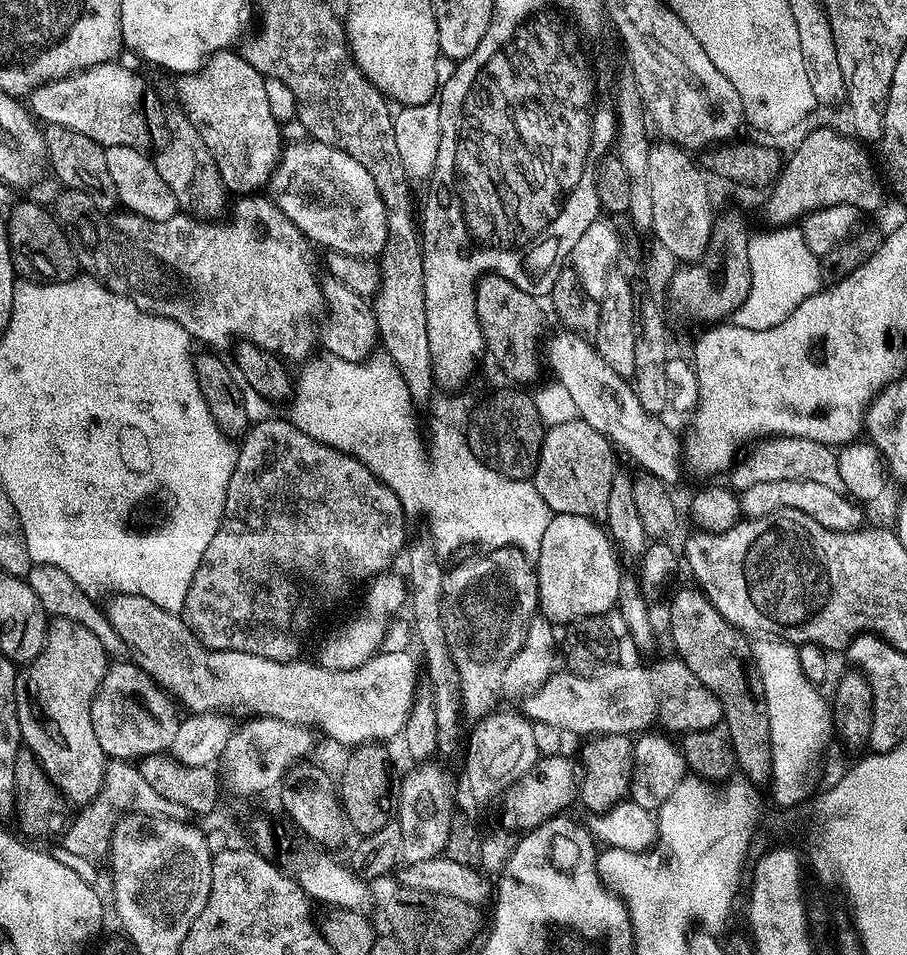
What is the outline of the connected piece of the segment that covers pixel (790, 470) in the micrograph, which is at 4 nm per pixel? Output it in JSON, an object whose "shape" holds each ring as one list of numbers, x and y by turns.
{"shape":[[769,436,757,439,752,446,752,453,731,469,731,483,737,489,743,490,760,482,818,482,818,486,843,489,836,465,837,453,829,445,797,436]]}

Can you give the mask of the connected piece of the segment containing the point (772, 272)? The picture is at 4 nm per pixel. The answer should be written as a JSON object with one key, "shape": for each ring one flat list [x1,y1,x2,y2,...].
{"shape":[[772,226,769,232,760,232,750,239,750,288,746,300,733,312,731,323,746,330,770,330,778,322,786,322,806,298,822,287,820,260,803,241,801,229,796,226]]}

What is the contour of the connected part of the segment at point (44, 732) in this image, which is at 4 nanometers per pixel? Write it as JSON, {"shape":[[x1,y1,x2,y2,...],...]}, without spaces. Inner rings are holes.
{"shape":[[53,619,48,625,48,637,42,654,27,665,16,678,16,701,18,702,18,726,22,726,23,747,31,752,40,769,52,782,52,787,69,805,87,806,101,795,106,779,106,757,94,734,92,703,96,691,102,686,102,678,108,673,108,651,78,622]]}

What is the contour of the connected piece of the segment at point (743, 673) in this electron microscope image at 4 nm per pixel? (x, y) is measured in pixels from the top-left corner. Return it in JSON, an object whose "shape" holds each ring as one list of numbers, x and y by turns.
{"shape":[[691,587,678,589,668,604,668,632,676,647,675,655,720,700,723,708,722,727,728,731,737,769,743,779,760,786,763,780,765,783,772,775,772,758,770,718,753,645,745,633,722,618,699,587]]}

